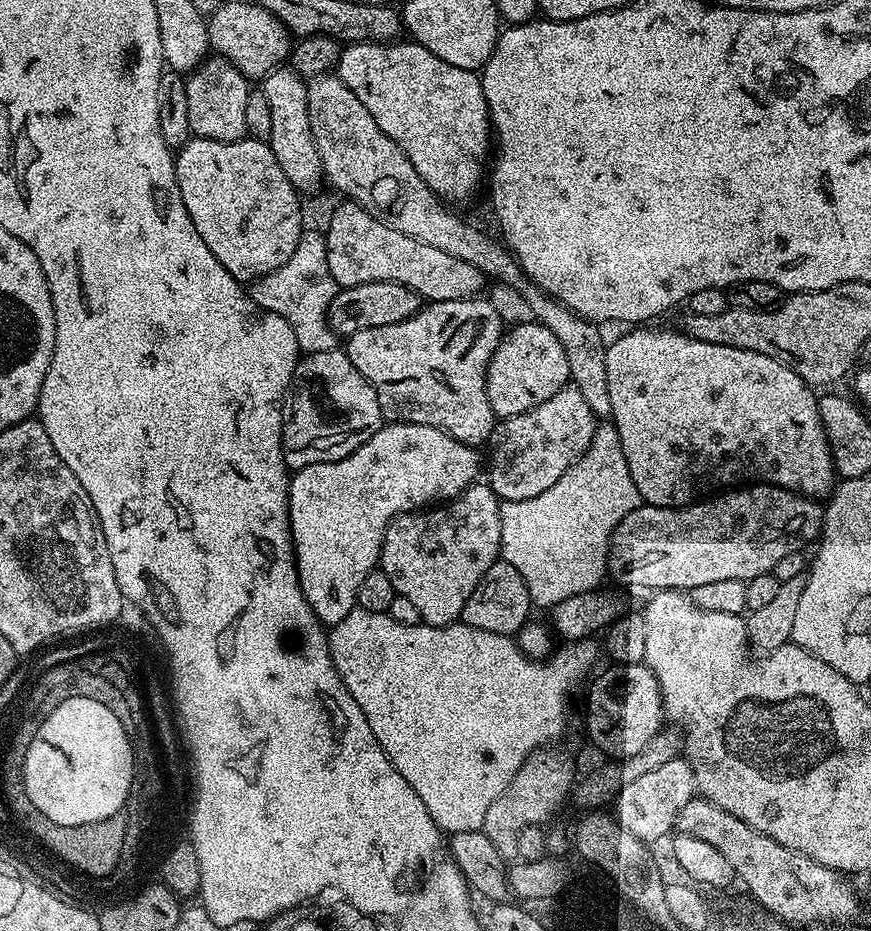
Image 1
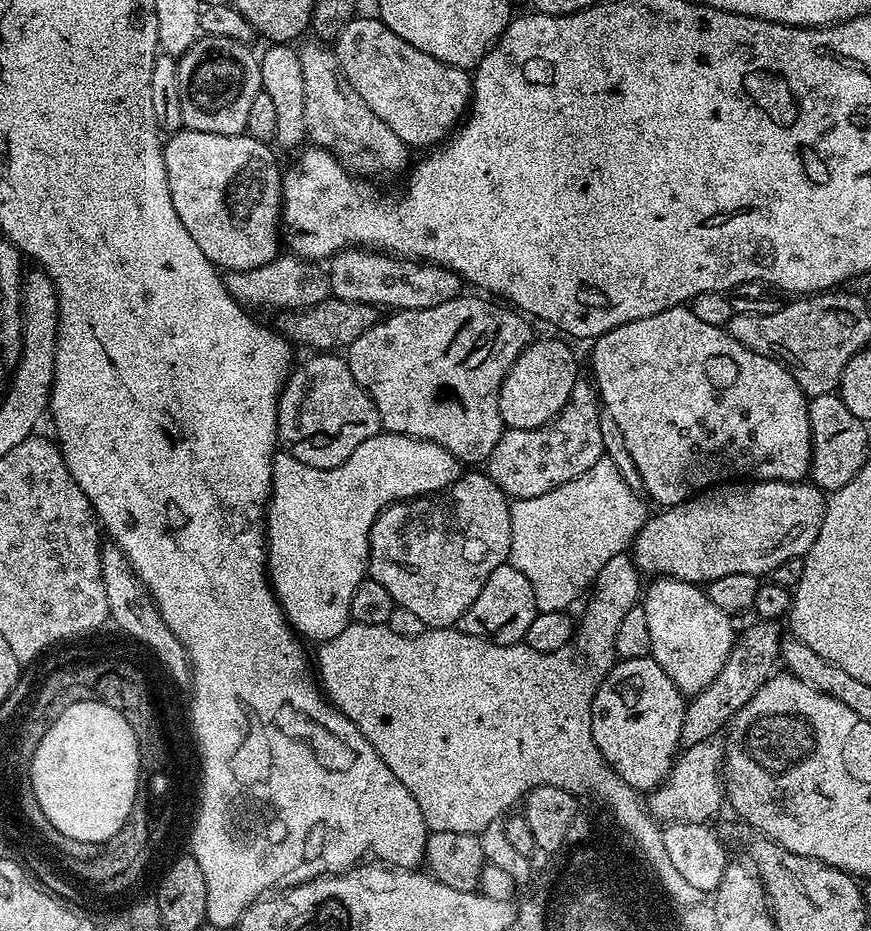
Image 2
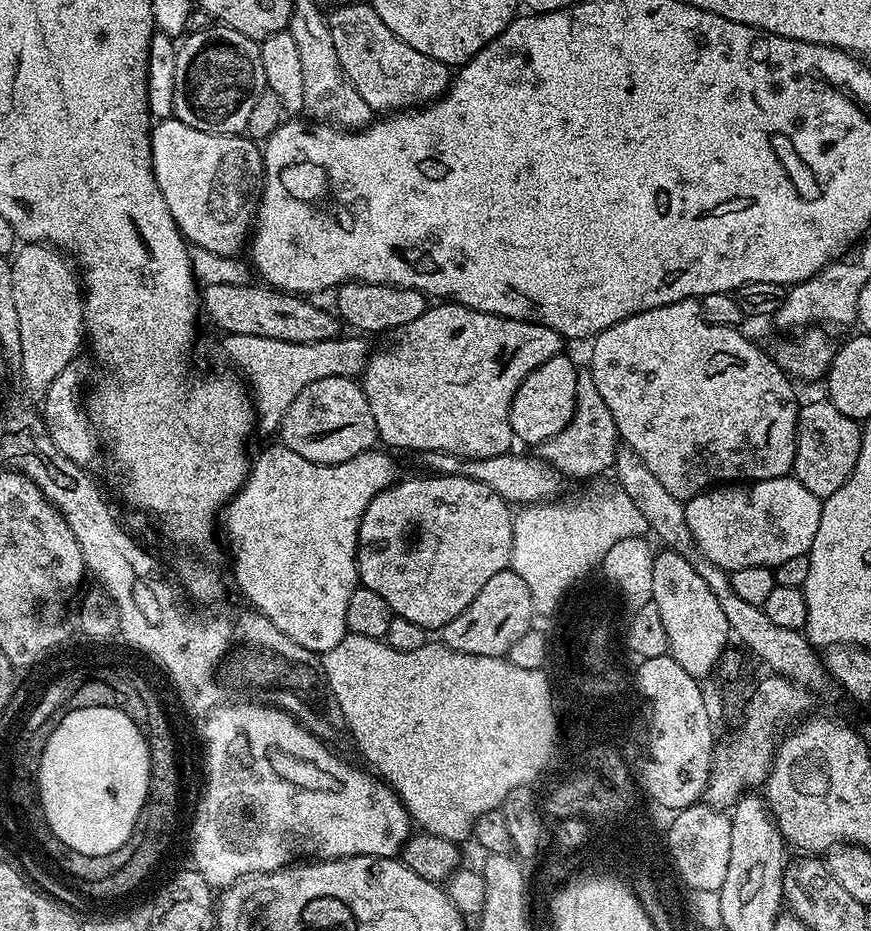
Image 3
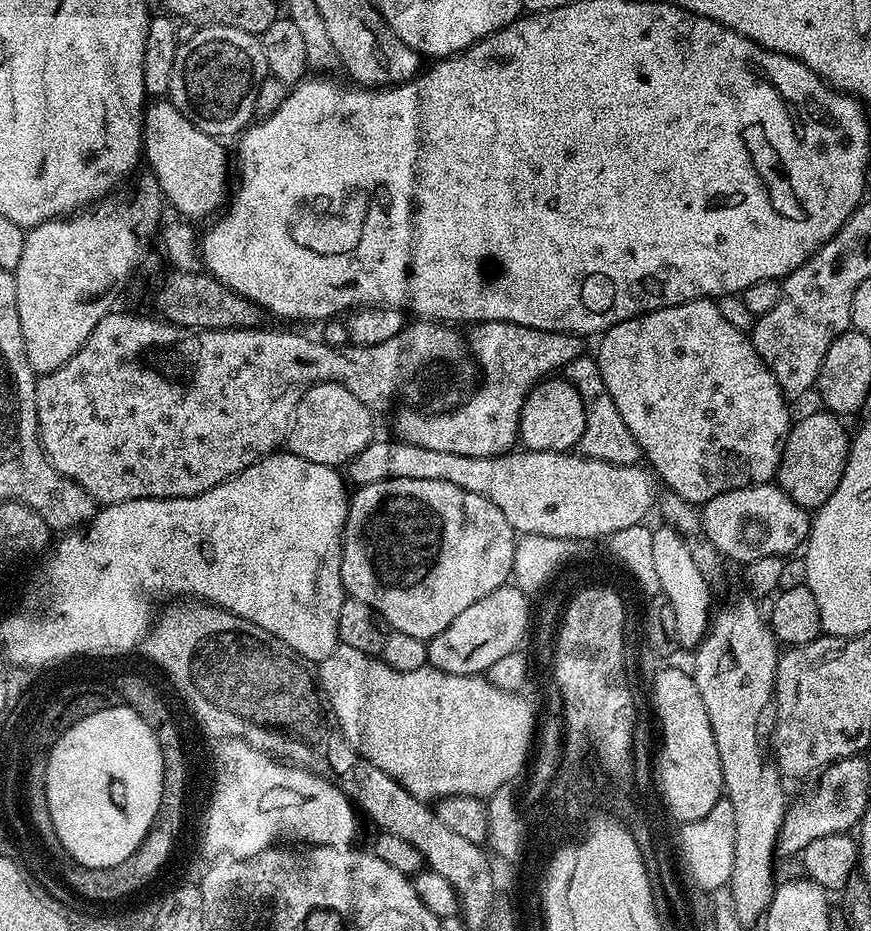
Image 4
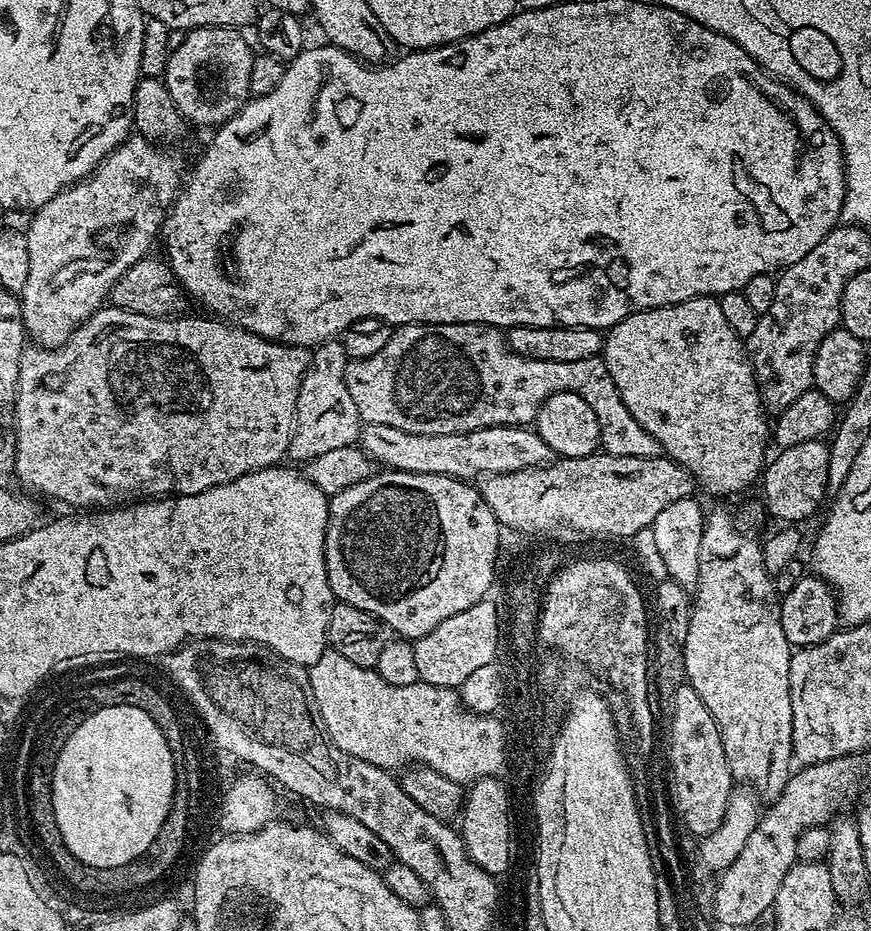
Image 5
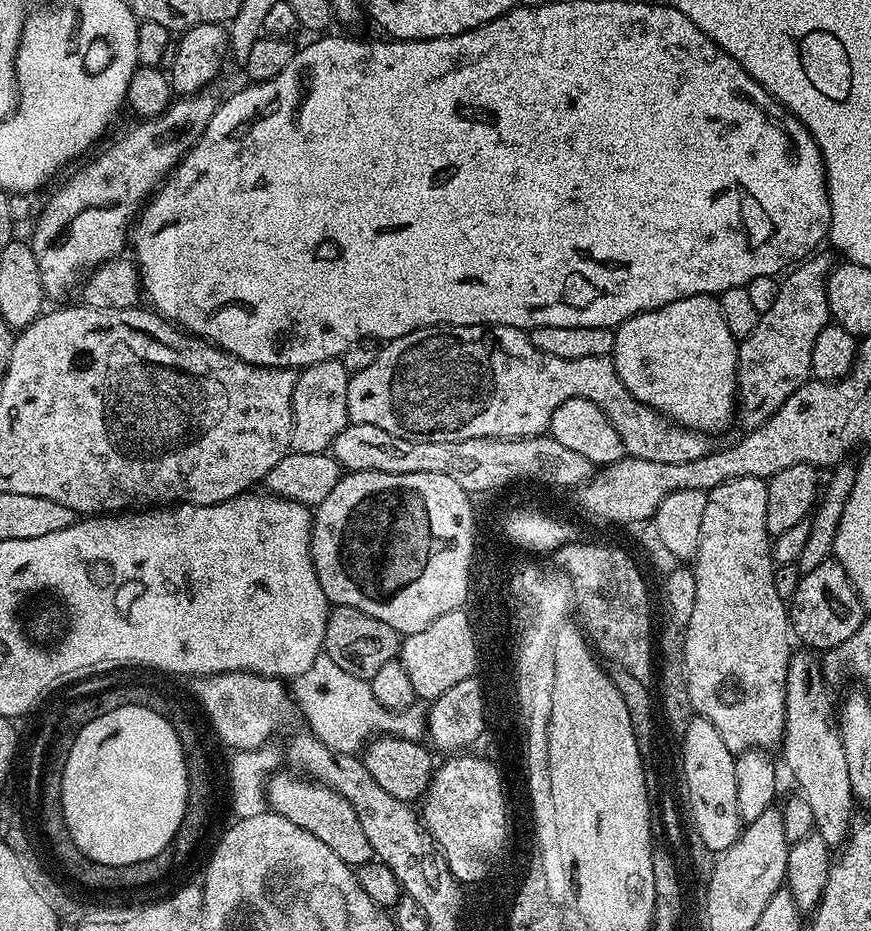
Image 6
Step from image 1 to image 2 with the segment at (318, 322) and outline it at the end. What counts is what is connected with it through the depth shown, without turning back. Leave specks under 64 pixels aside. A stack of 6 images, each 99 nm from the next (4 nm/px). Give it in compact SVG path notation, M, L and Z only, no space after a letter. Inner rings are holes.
M292 254L284 255L277 255L269 264L263 264L254 270L225 271L223 278L226 290L242 305L257 304L260 308L272 307L275 310L309 308L329 299L328 278L319 263L305 262Z

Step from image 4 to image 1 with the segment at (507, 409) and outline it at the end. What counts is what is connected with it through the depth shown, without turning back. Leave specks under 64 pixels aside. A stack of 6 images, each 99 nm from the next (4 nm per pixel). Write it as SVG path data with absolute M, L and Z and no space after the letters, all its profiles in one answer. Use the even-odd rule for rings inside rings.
M487 298L437 300L421 307L419 312L402 322L358 330L358 334L347 337L346 351L358 374L362 374L362 378L374 386L380 414L385 421L434 426L458 442L484 446L494 435L498 419L486 394L488 367L494 350L498 350L504 339L505 331L504 320L498 318Z

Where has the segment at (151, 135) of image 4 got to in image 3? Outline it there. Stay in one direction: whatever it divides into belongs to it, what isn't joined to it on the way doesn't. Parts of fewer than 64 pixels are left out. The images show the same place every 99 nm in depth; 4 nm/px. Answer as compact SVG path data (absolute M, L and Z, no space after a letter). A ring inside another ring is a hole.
M175 118L159 121L152 129L152 169L170 206L170 214L180 227L189 245L202 250L214 250L214 254L236 256L239 248L249 243L258 209L260 193L264 190L264 154L261 145L247 135L219 136L206 130L194 130L186 122Z

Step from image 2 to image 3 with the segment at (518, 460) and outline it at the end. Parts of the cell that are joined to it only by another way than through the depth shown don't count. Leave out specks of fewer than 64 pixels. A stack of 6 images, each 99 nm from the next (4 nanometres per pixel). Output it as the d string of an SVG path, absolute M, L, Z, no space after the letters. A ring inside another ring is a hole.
M584 370L576 377L576 409L570 422L554 438L542 442L538 446L539 459L555 468L561 477L572 480L588 480L591 476L600 476L611 469L618 437L612 421L610 409L602 402L602 394L598 394L598 386L594 386L591 371Z

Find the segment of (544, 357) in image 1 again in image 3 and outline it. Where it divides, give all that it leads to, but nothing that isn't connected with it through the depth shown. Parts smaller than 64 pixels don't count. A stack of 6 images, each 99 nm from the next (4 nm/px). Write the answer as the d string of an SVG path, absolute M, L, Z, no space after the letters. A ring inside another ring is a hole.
M568 354L550 358L550 362L542 362L525 378L522 386L518 386L518 394L514 394L514 402L510 406L510 426L512 435L524 444L539 446L554 434L558 434L570 422L576 409L576 377L578 367Z

